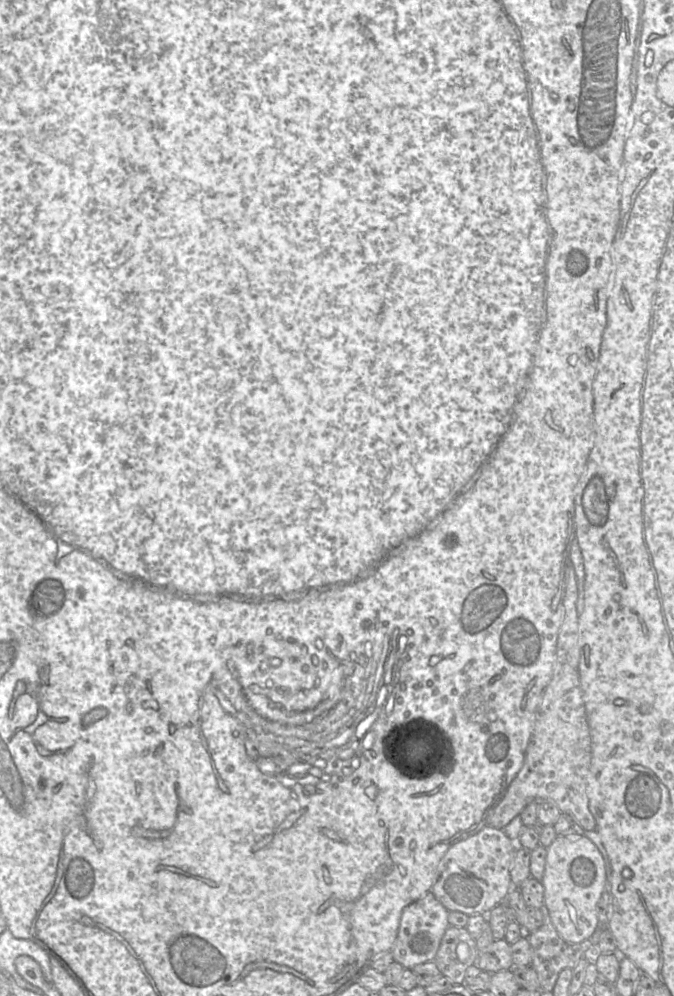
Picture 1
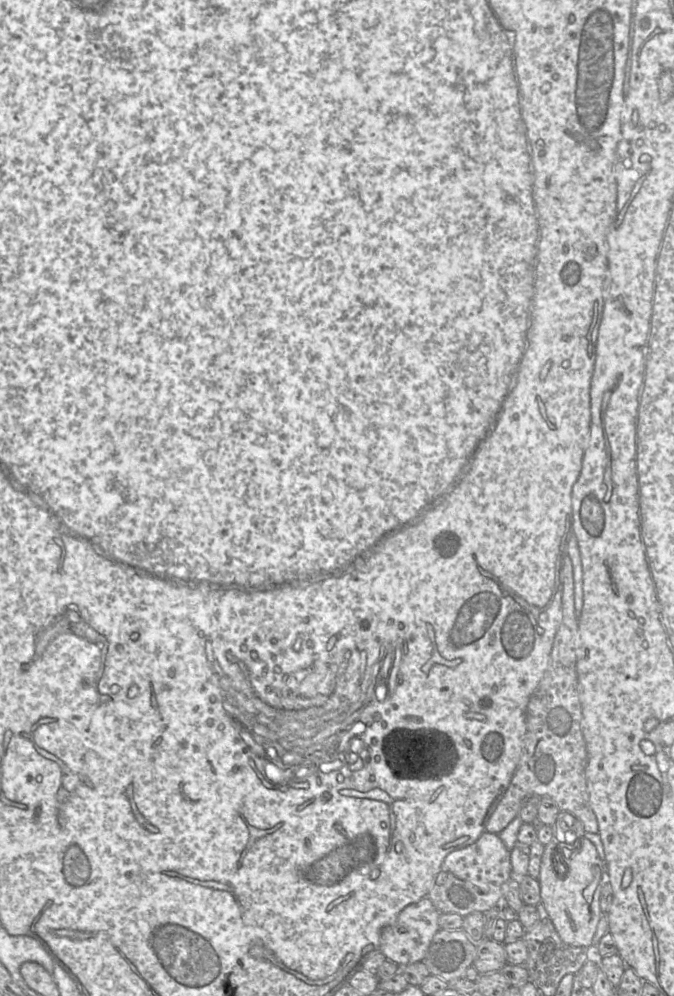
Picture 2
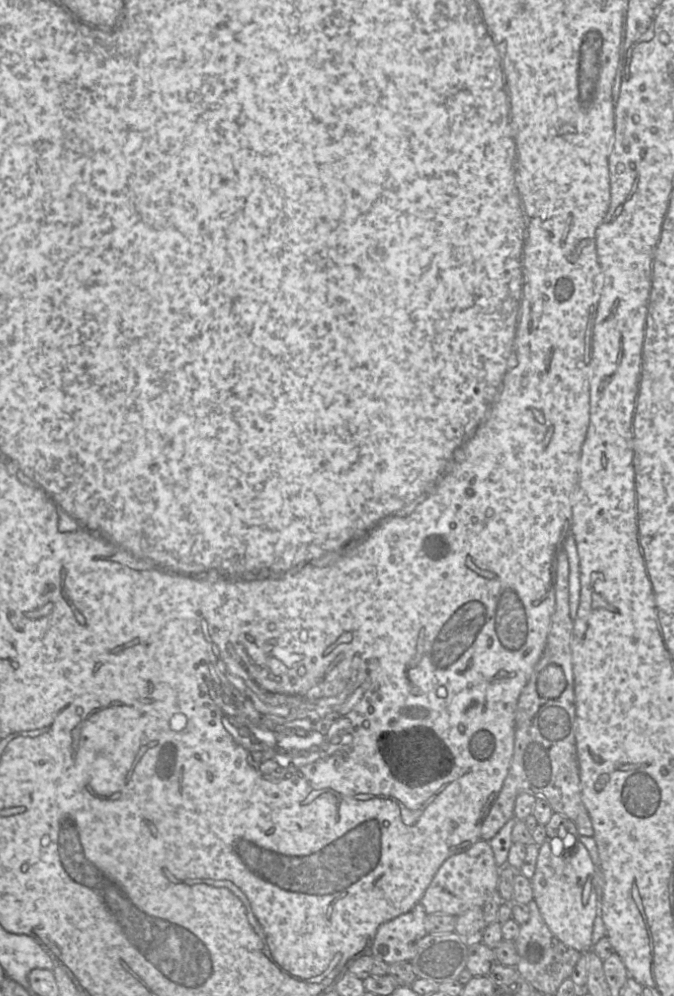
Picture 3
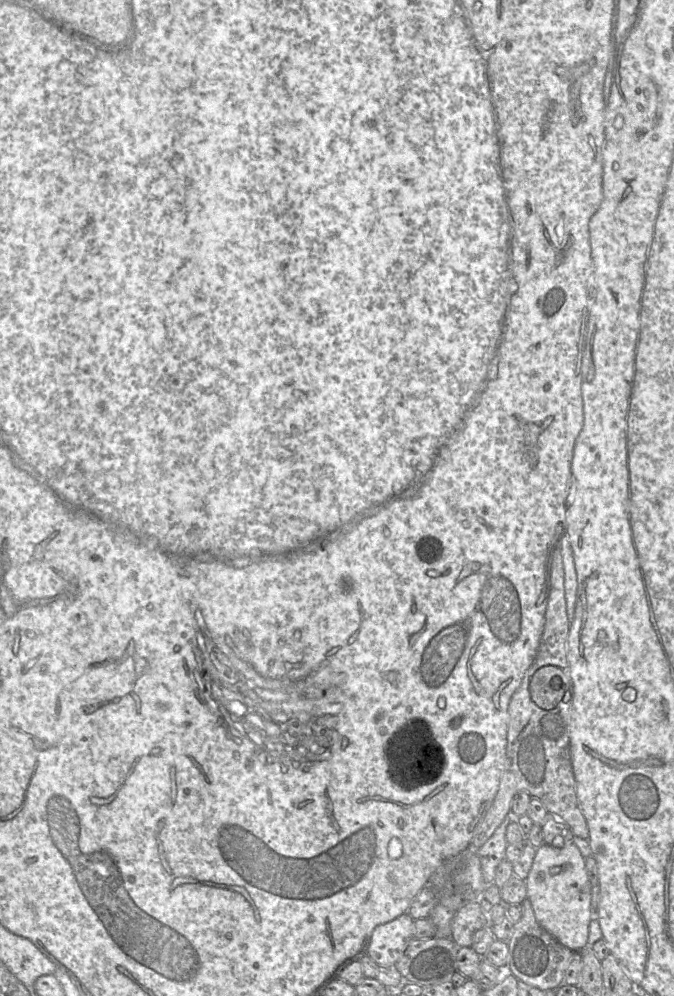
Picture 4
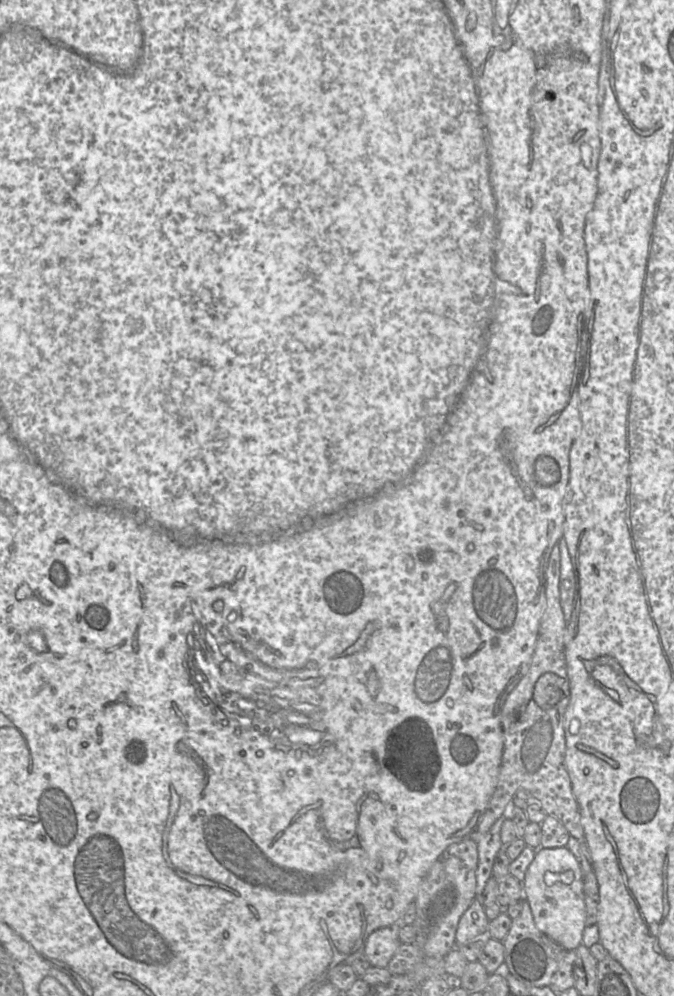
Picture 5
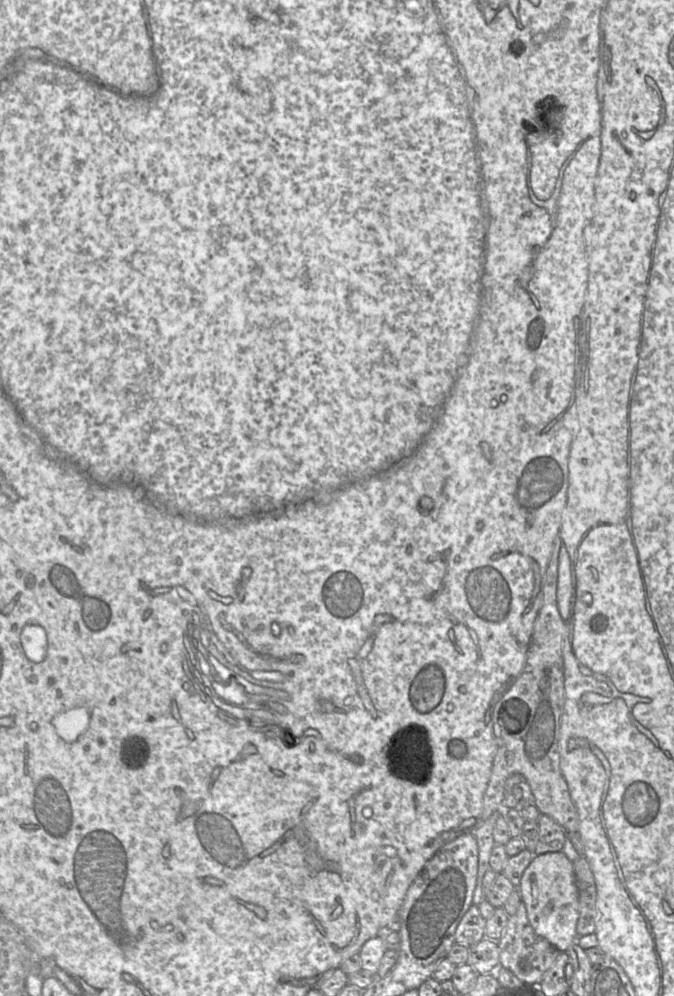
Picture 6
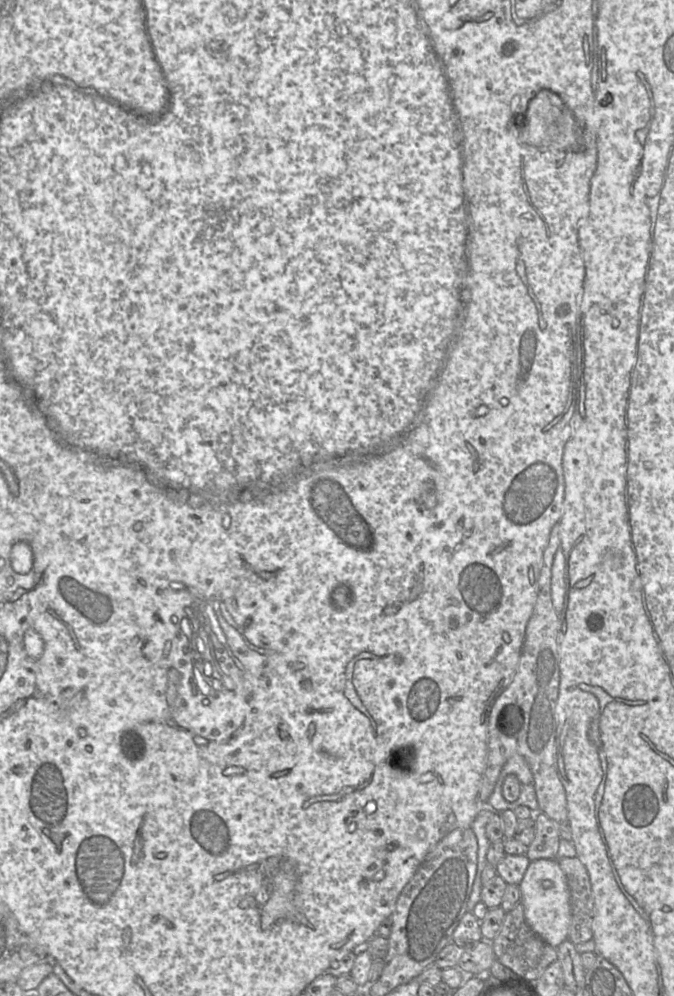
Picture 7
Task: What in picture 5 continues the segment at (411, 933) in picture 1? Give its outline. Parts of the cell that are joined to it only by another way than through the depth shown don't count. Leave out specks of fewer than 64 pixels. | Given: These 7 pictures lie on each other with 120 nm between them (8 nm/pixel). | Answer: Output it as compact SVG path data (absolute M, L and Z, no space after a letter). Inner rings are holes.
M396 924L380 928L367 938L363 952L373 967L387 968L388 963L401 945L400 927Z

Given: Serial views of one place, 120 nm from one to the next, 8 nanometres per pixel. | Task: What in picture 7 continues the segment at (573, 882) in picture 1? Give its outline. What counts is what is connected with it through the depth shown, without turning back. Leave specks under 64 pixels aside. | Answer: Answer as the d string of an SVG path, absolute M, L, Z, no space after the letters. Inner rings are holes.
M558 859L530 861L519 888L527 924L542 940L557 948L568 939L571 924L570 890Z

